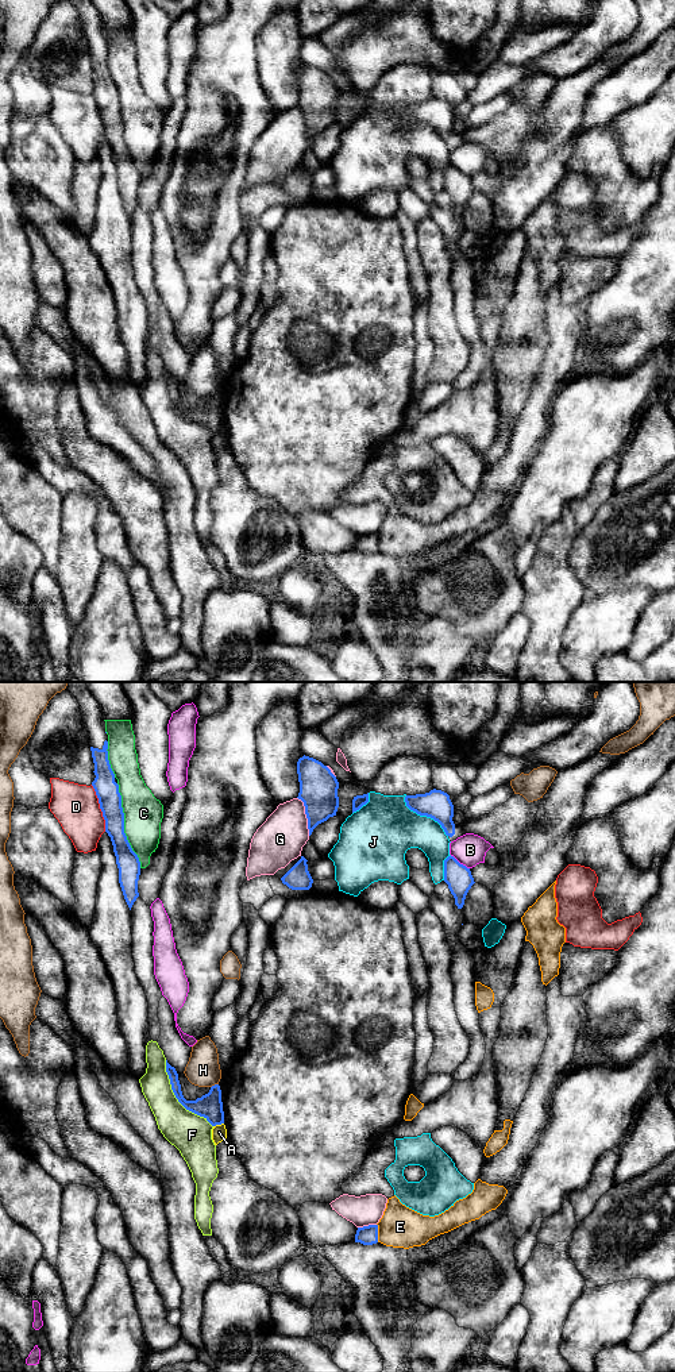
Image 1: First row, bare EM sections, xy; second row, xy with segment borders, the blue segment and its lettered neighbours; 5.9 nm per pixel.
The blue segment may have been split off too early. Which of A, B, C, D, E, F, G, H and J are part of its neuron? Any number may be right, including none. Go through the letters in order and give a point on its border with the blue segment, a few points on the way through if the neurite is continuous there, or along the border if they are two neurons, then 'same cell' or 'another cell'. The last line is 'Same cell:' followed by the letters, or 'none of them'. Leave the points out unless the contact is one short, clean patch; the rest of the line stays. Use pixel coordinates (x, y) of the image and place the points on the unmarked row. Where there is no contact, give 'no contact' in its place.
A: contact xy (218, 432); border xy (223, 431), (213, 435); another cell
B: contact xy (459, 172); another cell
C: contact xy (123, 134); another cell
D: contact xy (100, 116); another cell
E: contact xy (377, 542); another cell
F: contact xy (176, 405); another cell
G: contact xy (307, 124); another cell
H: contact xy (215, 393); another cell
J: contact xy (425, 123); another cell
Same cell: none of them

